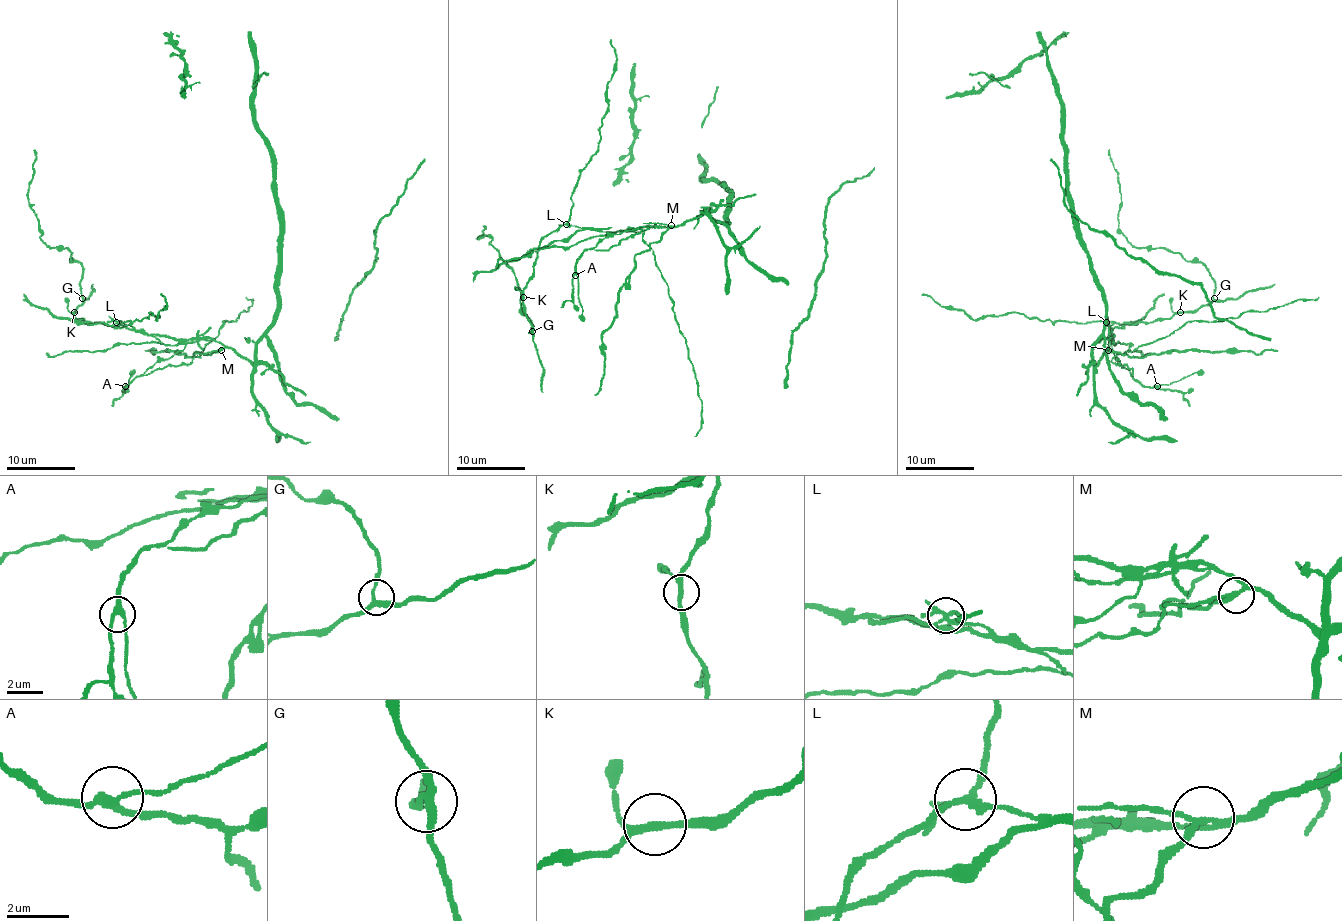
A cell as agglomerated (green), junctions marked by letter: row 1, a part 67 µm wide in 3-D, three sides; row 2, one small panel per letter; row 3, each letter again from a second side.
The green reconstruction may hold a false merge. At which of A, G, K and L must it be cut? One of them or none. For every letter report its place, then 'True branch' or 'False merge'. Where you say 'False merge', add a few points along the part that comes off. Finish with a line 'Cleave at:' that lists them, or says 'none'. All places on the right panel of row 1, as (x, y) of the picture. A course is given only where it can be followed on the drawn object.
A: Place: (1157, 386). True branch
G: Place: (1214, 298). True branch
K: Place: (1180, 312). True branch
L: Place: (1106, 322). False merge
Cleave at: L

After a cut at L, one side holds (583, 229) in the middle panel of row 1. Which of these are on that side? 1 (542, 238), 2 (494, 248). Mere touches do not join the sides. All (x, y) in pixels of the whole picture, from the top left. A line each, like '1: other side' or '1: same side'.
1: other side
2: other side

